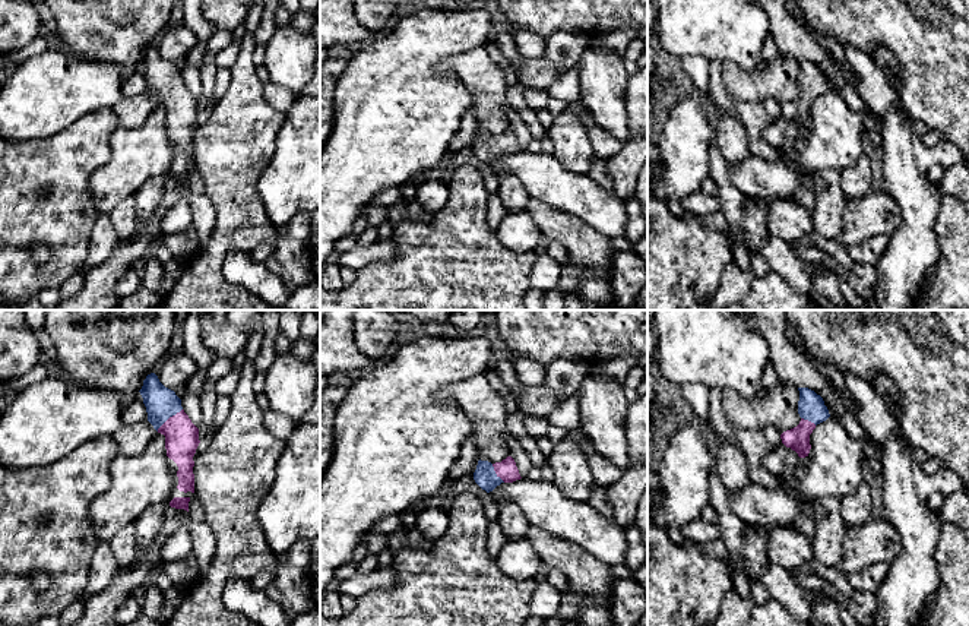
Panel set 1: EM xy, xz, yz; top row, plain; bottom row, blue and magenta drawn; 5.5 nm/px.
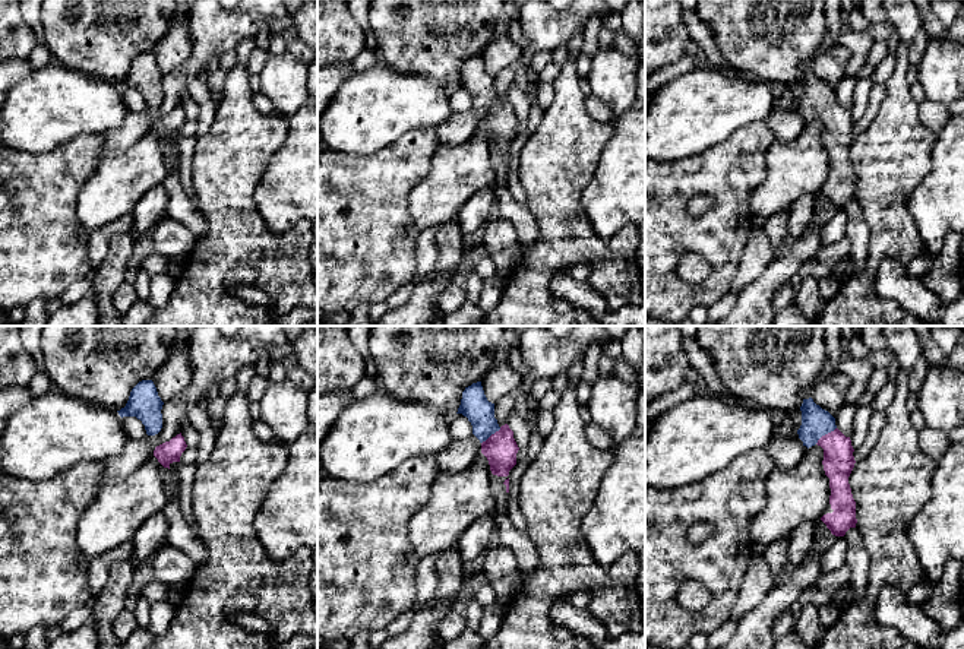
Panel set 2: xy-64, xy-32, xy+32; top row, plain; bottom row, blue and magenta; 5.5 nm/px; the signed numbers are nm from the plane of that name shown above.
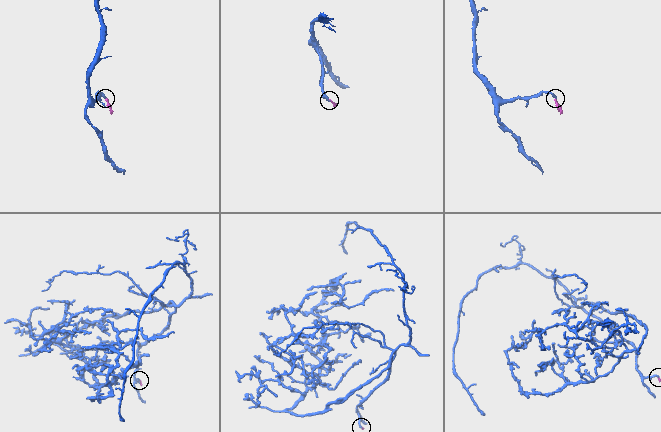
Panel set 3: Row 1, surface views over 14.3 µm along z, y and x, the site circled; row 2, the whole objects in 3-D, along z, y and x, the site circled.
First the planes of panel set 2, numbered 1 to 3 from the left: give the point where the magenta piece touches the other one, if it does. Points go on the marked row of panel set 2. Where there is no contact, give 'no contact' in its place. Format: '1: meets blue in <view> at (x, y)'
1: no contact
2: meets blue in xy-32 at (490, 434)
3: meets blue in xy+32 at (825, 433)

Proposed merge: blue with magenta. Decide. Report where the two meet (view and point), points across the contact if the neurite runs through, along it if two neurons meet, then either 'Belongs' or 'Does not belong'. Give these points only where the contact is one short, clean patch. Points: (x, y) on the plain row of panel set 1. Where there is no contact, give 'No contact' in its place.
Touches blue at xy (168, 89). Path across: xy (161, 75), (168, 89), (181, 108). Belongs

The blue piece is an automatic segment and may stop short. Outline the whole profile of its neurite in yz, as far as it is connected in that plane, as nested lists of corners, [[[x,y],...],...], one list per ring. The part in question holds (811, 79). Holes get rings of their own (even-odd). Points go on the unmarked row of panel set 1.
[[[798,60],[798,86],[801,94],[797,99],[786,102],[780,107],[782,116],[805,130],[810,126],[810,107],[817,97],[826,94],[830,86],[820,67],[808,60]]]

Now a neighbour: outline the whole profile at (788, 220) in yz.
[[[760,199],[760,202],[767,208],[766,224],[772,235],[792,244],[811,234],[813,212],[797,200]]]

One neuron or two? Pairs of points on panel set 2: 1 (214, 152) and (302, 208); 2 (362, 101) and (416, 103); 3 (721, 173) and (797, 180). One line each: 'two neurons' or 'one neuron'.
1: two neurons
2: one neuron
3: two neurons

